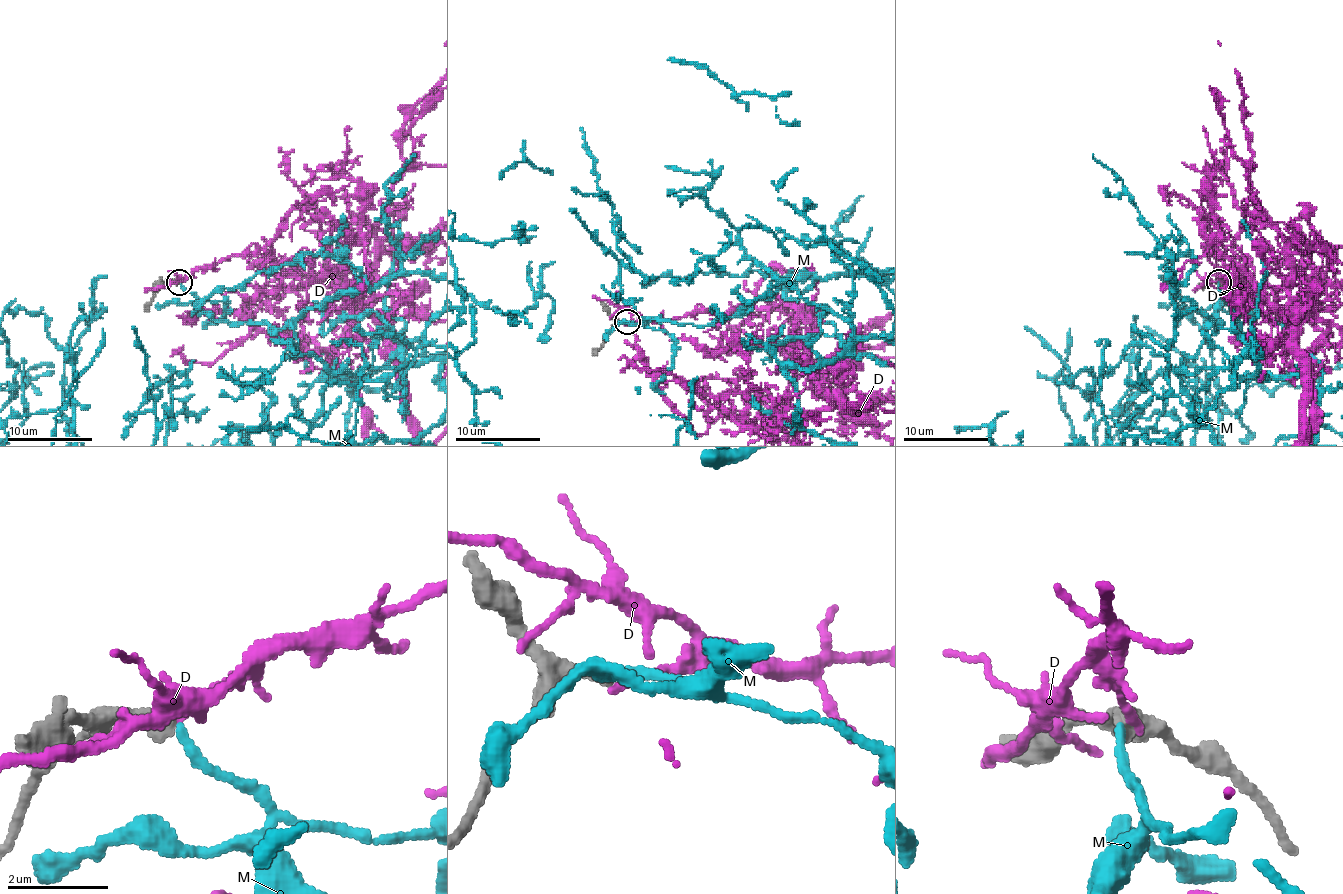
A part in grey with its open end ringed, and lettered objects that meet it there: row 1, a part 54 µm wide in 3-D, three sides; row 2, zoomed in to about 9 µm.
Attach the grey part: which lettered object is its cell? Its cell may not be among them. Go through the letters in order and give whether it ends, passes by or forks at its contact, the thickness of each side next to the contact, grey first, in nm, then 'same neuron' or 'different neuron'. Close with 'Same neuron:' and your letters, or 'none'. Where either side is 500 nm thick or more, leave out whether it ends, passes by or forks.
D: it ends; calibres 320 and 160 nm; different neuron
M: it ends; calibres 320 and 170 nm; same neuron
Same neuron: M

